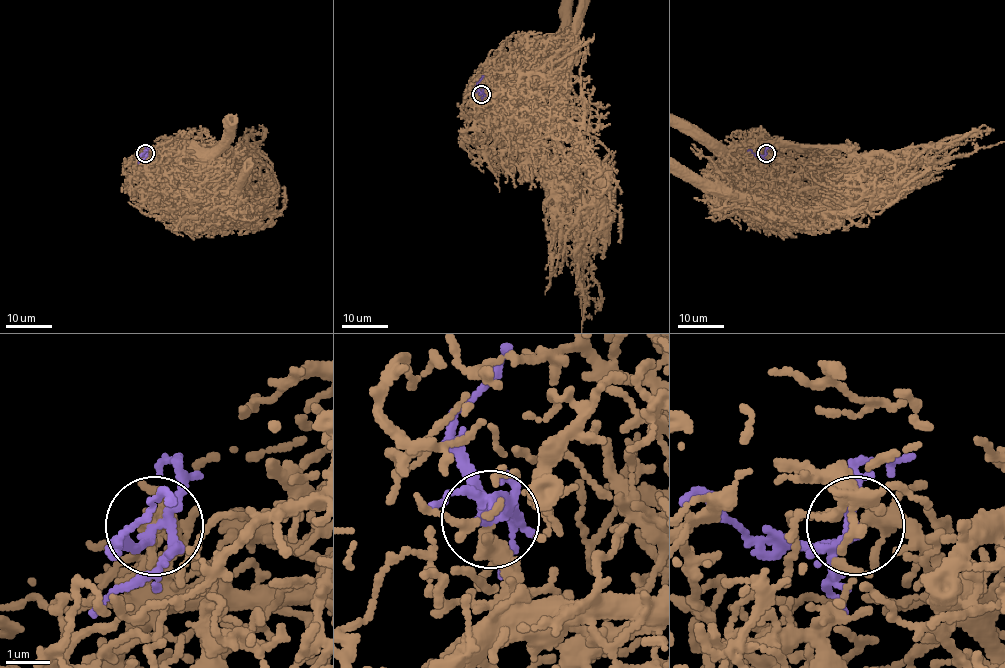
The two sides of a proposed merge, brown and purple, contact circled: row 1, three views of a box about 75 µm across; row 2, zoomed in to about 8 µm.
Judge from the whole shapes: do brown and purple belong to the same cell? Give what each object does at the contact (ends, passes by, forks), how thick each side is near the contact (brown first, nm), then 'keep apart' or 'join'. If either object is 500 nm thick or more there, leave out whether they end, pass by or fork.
brown forks; purple forks; calibres 260 and 190 nm; join

